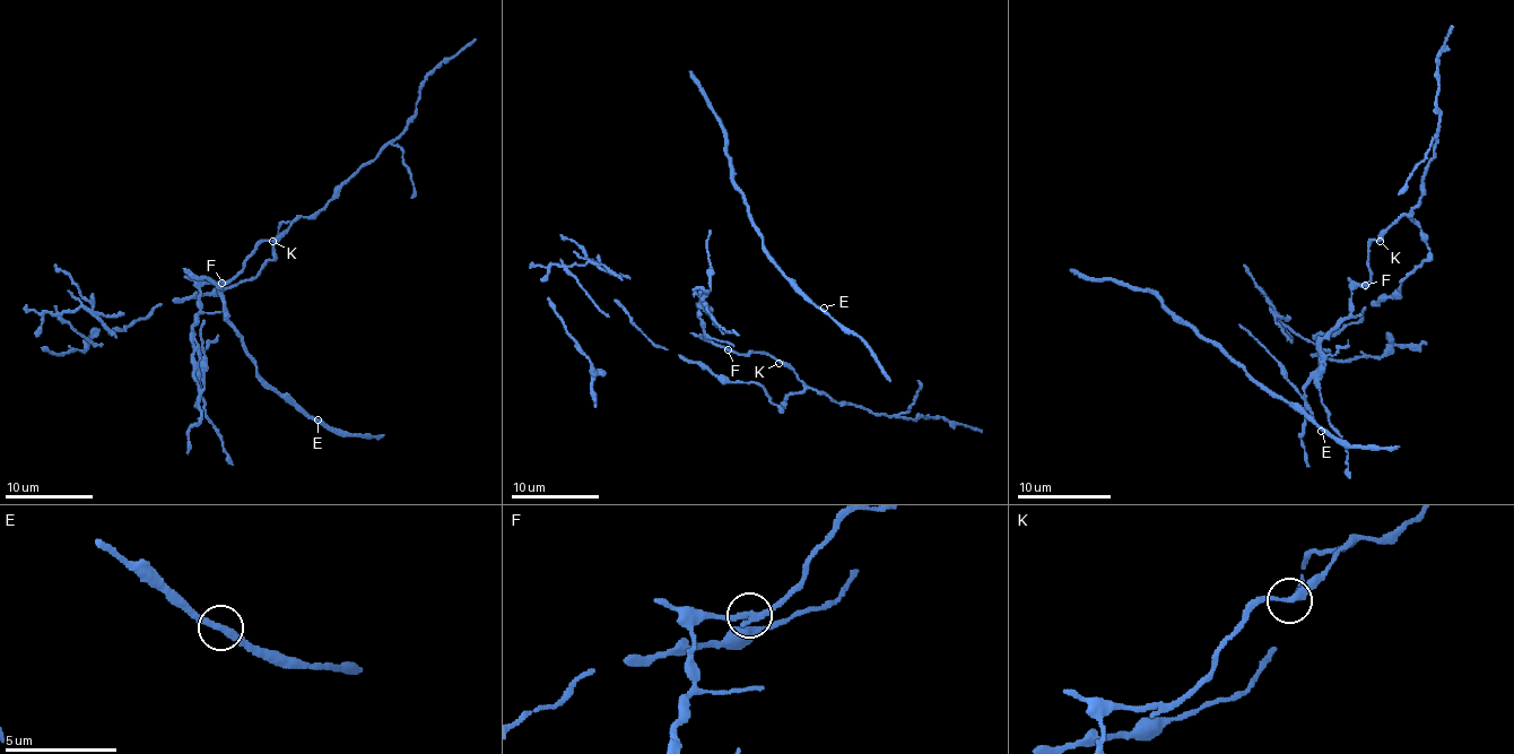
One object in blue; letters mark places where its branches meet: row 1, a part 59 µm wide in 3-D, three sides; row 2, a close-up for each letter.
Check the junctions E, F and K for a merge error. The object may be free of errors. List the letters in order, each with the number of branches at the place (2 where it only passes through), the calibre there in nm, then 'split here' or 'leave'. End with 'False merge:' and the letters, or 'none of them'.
E: 2 | 260 nm | leave
F: 2 | 240 nm | split here
K: 2 | 240 nm | leave
False merge: F

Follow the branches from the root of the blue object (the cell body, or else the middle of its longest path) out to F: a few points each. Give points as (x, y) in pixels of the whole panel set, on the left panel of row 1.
F: (272, 239), (262, 241), (244, 266), (223, 283)

